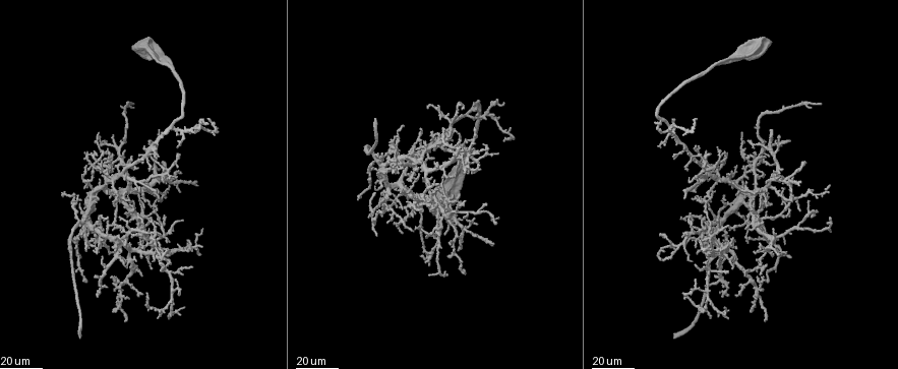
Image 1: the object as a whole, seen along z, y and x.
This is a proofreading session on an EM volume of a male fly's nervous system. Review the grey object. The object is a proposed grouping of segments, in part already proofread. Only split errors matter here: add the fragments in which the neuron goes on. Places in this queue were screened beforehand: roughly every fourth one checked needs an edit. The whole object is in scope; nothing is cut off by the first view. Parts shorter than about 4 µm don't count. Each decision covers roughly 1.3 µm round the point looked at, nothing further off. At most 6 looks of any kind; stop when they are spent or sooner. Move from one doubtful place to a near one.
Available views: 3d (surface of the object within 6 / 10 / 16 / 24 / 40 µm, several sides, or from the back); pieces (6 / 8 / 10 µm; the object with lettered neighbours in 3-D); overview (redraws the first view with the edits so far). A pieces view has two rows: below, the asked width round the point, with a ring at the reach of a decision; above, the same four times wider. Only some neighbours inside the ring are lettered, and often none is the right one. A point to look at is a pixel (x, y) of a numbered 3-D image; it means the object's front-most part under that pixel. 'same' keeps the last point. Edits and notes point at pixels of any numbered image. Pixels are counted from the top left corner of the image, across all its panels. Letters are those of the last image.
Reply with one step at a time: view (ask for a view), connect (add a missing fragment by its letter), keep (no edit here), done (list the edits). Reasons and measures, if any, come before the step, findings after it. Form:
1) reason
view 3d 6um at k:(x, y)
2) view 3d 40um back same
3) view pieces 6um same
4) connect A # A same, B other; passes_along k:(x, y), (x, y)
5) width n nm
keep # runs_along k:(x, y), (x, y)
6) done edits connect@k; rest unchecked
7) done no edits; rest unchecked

branch stops here
view 3d 24um at 1:(158, 130)

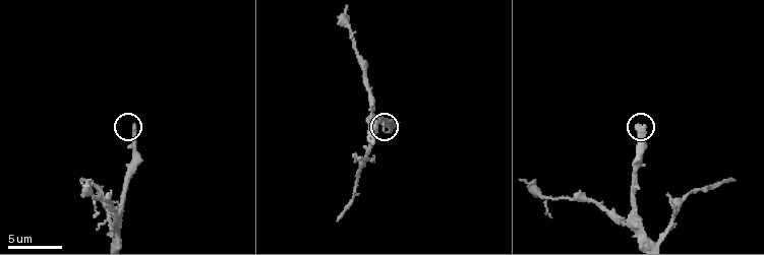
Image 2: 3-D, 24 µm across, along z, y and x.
view pieces 6um at 2:(638, 127)

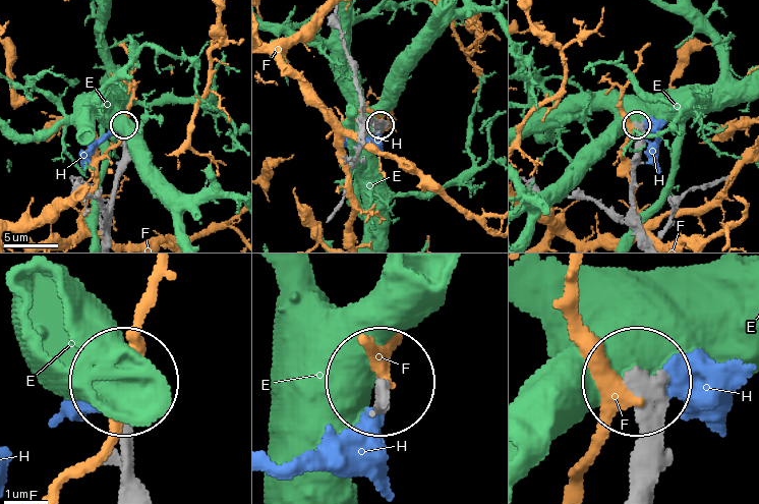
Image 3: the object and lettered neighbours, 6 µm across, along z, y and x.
keep # E other, F other, H other; runs_along 3:(646, 236), (633, 199), (637, 125); no lettered fragment goes on from it

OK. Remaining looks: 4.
thin end
view 3d 24um at 1:(92, 172)

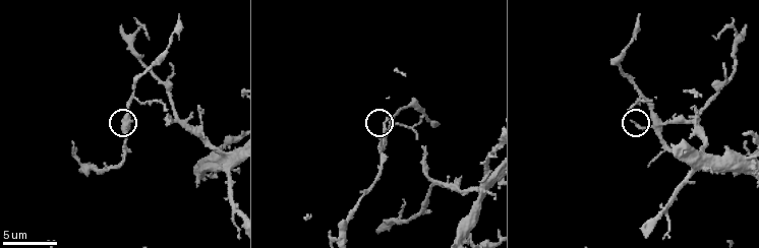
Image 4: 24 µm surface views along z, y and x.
view pieces 10um at 4:(389, 117)

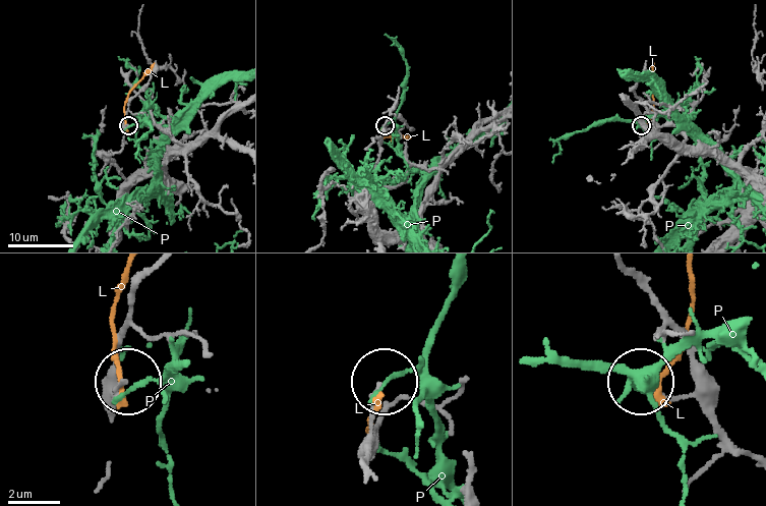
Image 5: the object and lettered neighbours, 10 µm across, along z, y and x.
width 150 nm
keep # L other, P other; runs_along 5:(366, 475), (372, 403), (384, 386); no lettered fragment goes on from it

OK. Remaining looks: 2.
free end
view 3d 24um at 1:(389, 154)

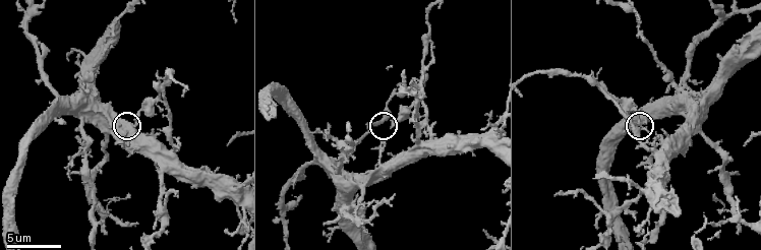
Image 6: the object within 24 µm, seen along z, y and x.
view pieces 10um at 6:(393, 127)

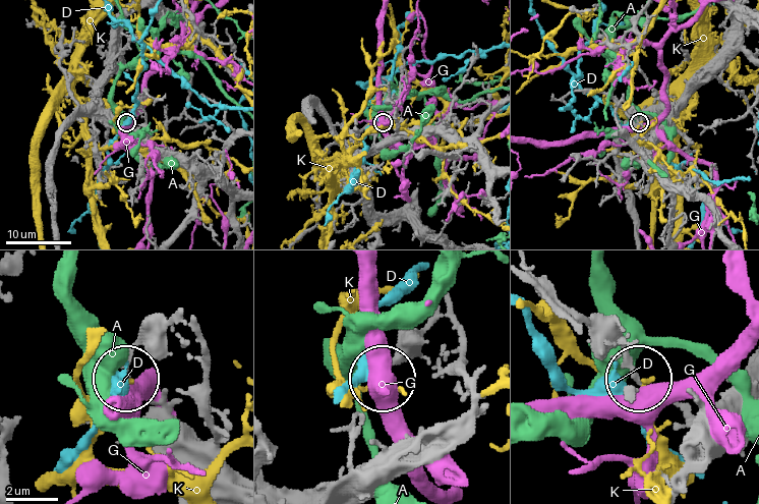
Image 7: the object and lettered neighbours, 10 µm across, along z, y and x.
keep # A other, D other, G other, K other; runs_along 7:(620, 353), (626, 342), (612, 325), (637, 373); none of them fits

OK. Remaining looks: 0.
done no edits; rest unchecked

